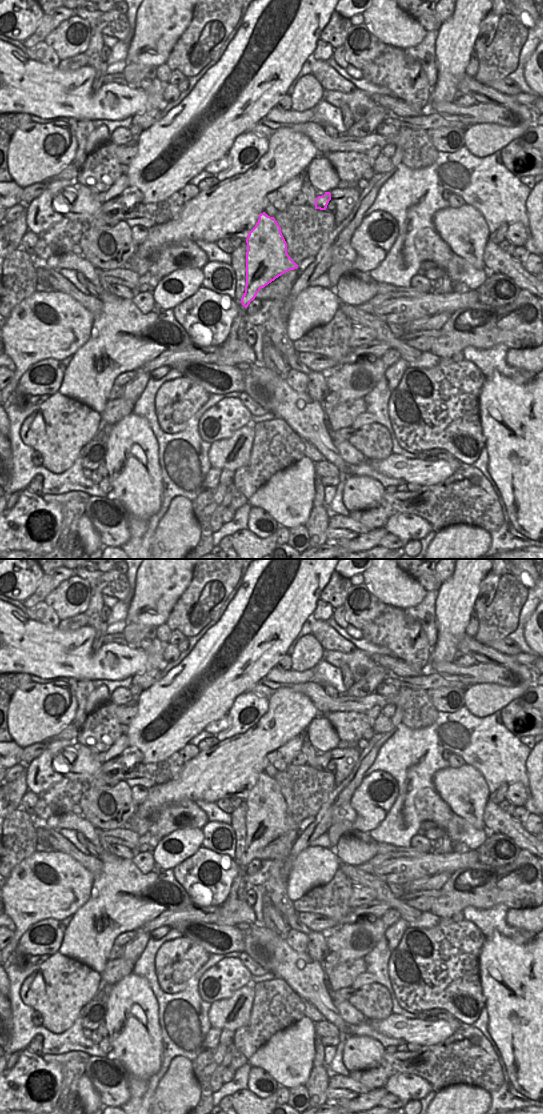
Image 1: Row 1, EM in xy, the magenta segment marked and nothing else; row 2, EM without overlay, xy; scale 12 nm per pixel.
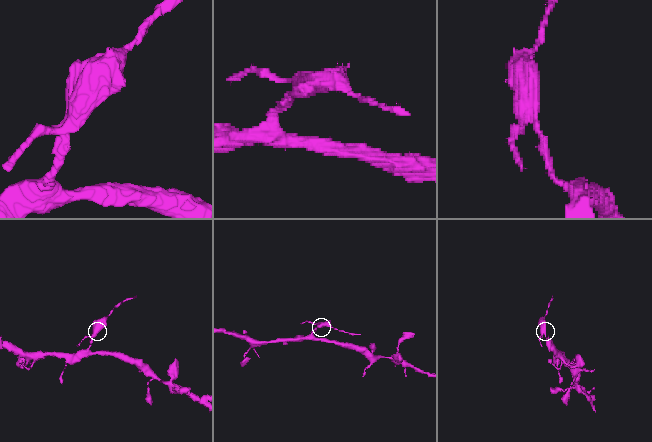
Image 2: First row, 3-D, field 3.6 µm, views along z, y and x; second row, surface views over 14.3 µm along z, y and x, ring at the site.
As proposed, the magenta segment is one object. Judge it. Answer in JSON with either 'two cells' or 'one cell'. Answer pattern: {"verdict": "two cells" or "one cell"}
{"verdict": "two cells"}

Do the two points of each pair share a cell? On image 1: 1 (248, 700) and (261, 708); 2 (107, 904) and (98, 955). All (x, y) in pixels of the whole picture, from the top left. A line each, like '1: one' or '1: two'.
1: one
2: one

